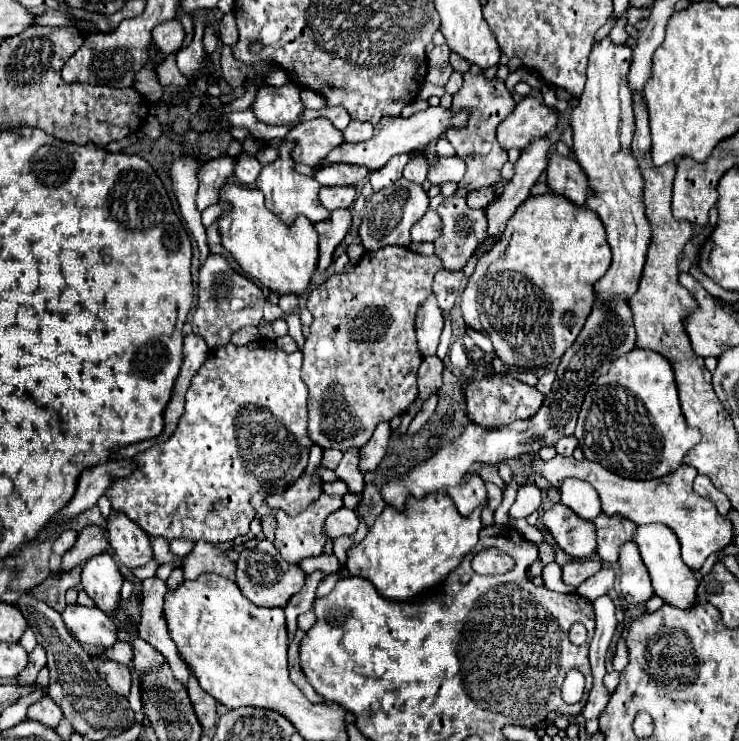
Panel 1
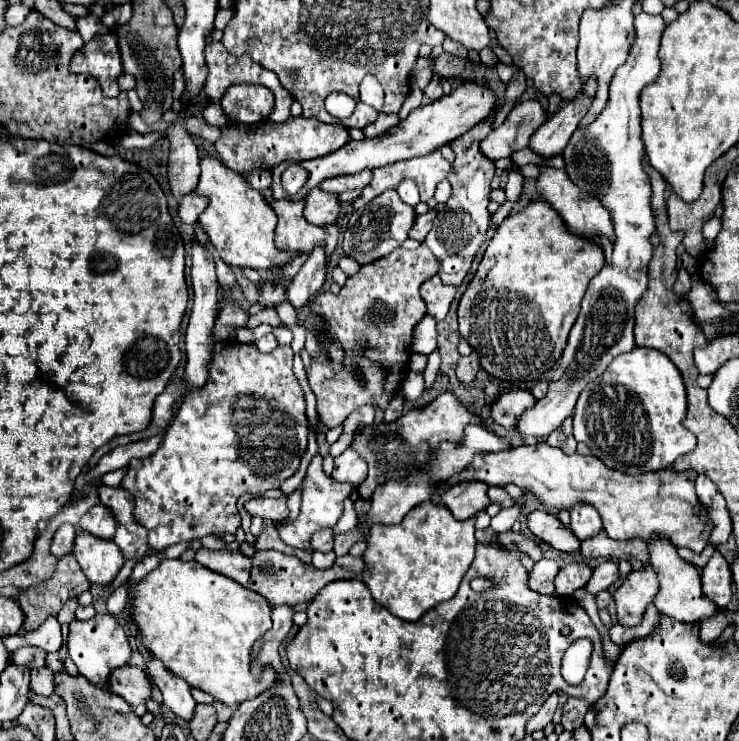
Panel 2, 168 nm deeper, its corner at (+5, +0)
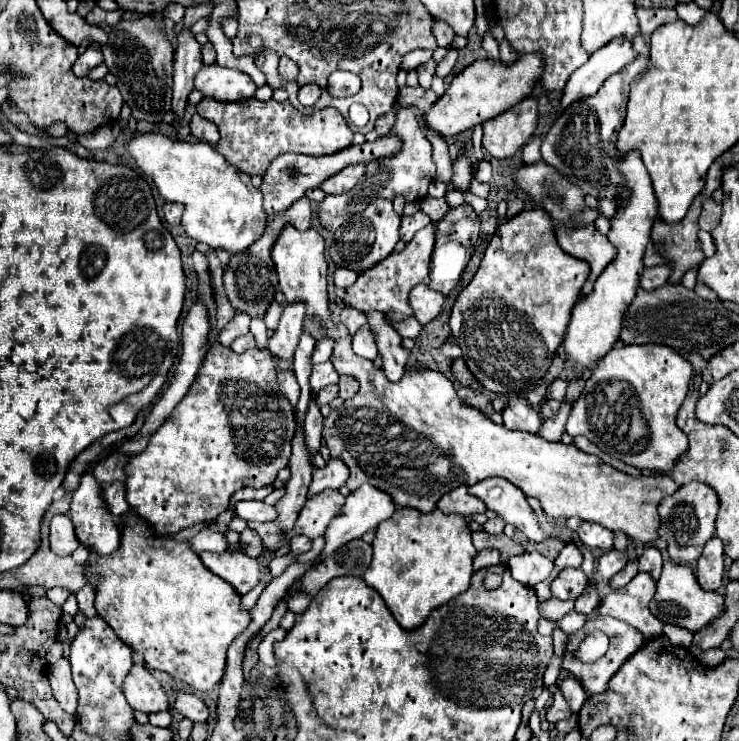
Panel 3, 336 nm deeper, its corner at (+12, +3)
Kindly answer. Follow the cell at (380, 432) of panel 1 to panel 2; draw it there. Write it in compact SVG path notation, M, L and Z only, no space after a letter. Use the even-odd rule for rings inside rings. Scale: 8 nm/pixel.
M347 448L341 456L335 458L335 470L331 474L331 478L335 482L347 482L353 488L357 488L367 476L367 462L361 460L361 456L353 450Z

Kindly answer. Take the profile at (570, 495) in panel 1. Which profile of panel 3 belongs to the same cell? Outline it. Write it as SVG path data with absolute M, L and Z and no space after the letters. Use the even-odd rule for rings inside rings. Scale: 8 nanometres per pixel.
M582 521L580 529L576 531L580 541L586 545L586 547L600 547L600 549L612 549L612 539L614 539L614 533L608 533L608 529L596 525L596 523L590 523L590 521Z

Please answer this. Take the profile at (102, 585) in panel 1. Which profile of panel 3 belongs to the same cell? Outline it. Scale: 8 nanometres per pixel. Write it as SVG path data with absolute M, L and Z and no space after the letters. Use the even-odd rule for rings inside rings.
M84 473L84 479L80 479L78 489L74 491L72 497L72 505L70 505L70 519L74 523L74 531L76 537L80 541L82 547L86 547L86 551L96 553L100 557L114 553L120 547L120 531L116 525L116 519L112 515L108 515L108 509L100 497L100 485L98 481L92 477L92 473Z

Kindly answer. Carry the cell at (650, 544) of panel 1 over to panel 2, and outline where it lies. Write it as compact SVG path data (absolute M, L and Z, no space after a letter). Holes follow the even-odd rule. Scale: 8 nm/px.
M655 538L651 544L649 544L649 560L651 560L651 568L655 570L655 574L659 576L659 594L655 598L655 606L661 614L665 616L671 616L679 622L687 622L687 624L695 624L695 622L701 622L705 618L713 618L719 608L715 608L715 602L707 600L701 592L701 576L697 572L697 568L685 560L681 560L677 556L677 550L675 546L669 544L669 540L661 540L661 538Z

